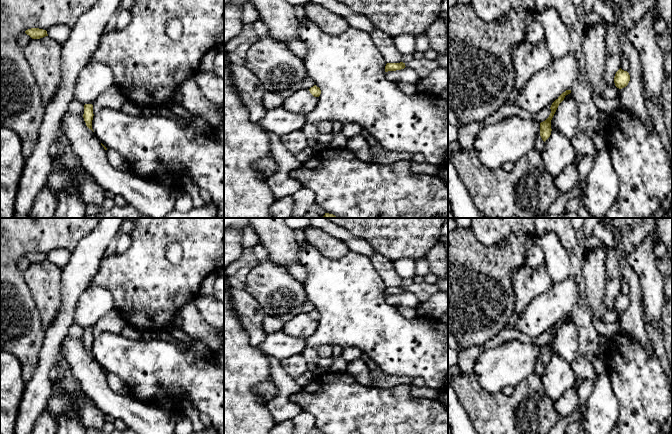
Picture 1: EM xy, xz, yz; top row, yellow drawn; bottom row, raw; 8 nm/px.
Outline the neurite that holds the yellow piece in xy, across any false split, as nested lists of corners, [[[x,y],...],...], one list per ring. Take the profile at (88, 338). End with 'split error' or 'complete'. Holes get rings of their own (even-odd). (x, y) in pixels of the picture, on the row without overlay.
[[[85,328],[84,329],[84,338],[83,338],[83,342],[84,342],[84,345],[86,347],[86,350],[91,353],[92,353],[92,344],[93,344],[93,329],[92,328]]]; complete

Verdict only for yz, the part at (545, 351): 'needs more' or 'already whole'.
already whole

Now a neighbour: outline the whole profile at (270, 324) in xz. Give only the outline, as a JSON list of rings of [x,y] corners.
[[[265,316],[265,318],[263,319],[262,325],[266,335],[269,335],[279,330],[282,330],[285,323],[278,318]]]

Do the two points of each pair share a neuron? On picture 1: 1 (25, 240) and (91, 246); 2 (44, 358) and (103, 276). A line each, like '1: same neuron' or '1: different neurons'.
1: different neurons
2: different neurons

